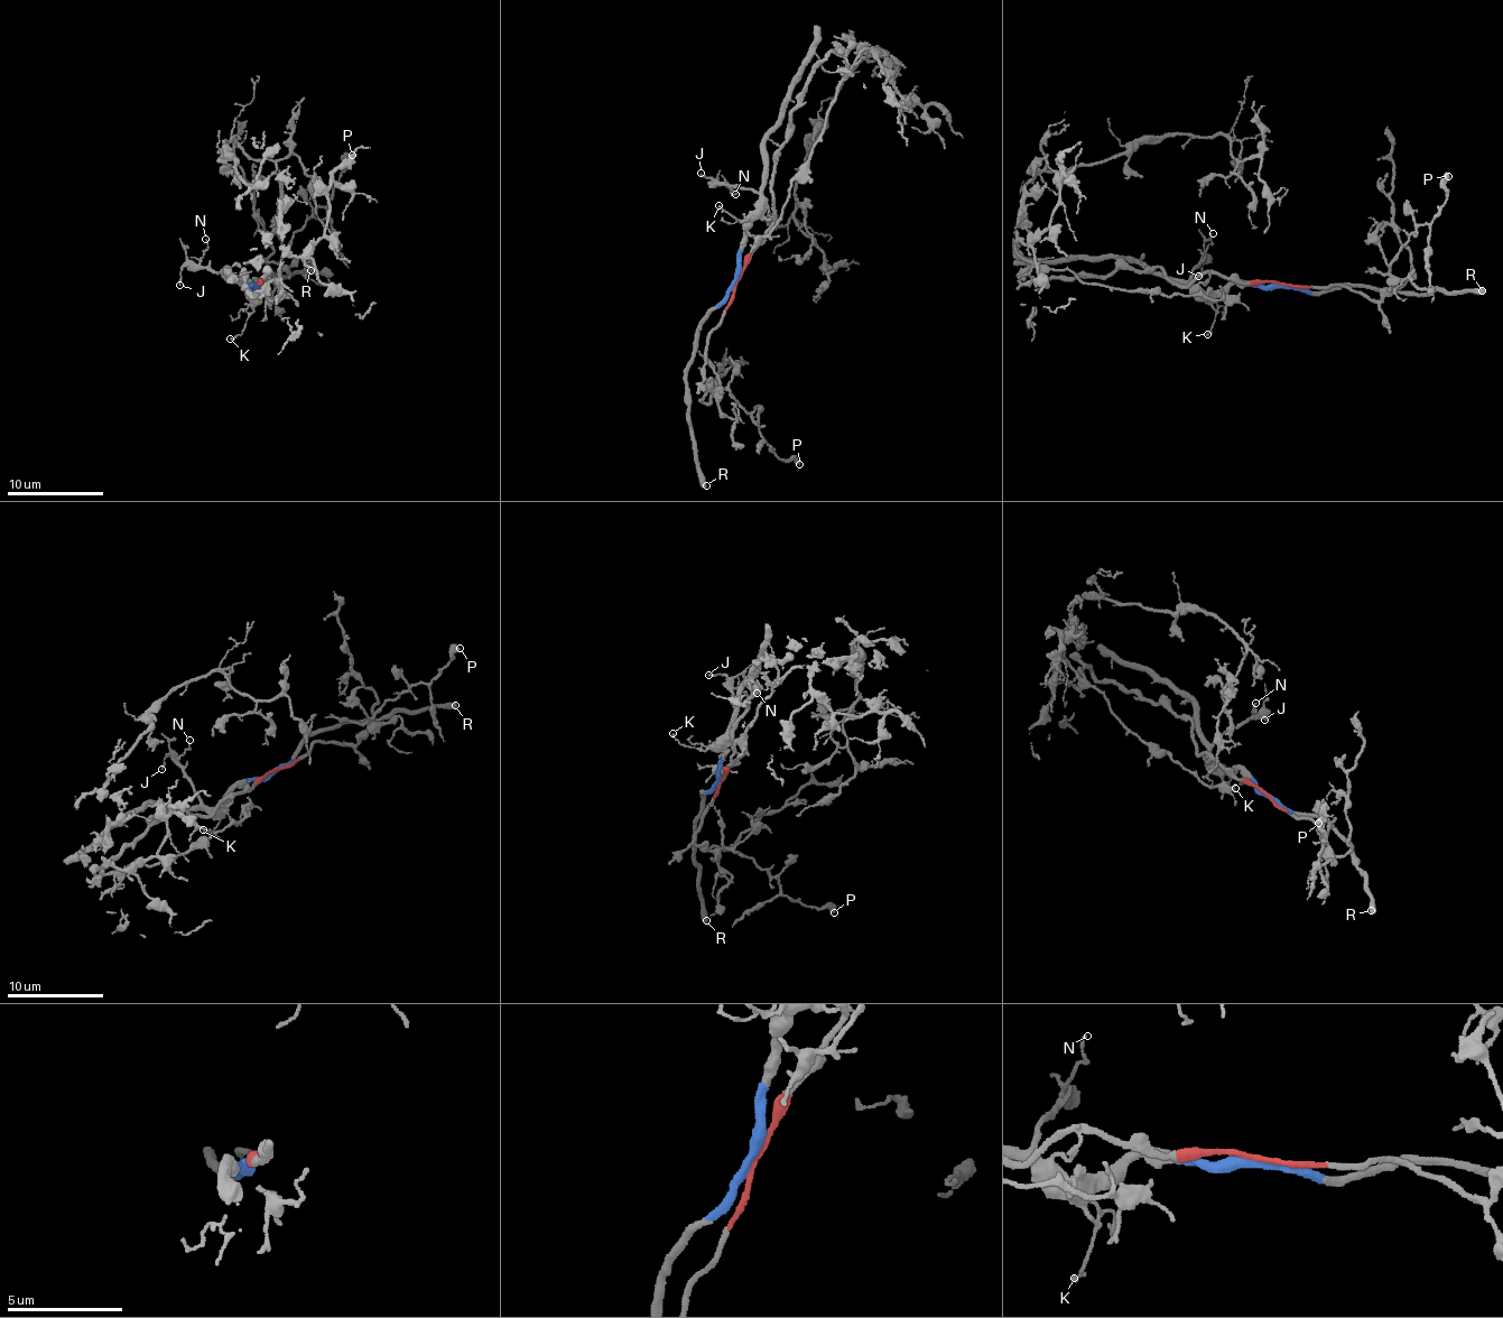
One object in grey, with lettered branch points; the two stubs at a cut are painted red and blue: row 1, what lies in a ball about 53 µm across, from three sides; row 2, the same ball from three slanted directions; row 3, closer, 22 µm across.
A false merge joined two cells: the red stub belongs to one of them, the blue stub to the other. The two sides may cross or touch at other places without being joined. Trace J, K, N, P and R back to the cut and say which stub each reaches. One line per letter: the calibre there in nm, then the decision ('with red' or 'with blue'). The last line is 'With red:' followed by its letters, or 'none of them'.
J: 110 nm | with blue
K: 140 nm | with blue
N: 100 nm | with blue
P: 420 nm | with red
R: 500 nm | with blue
With red: P

